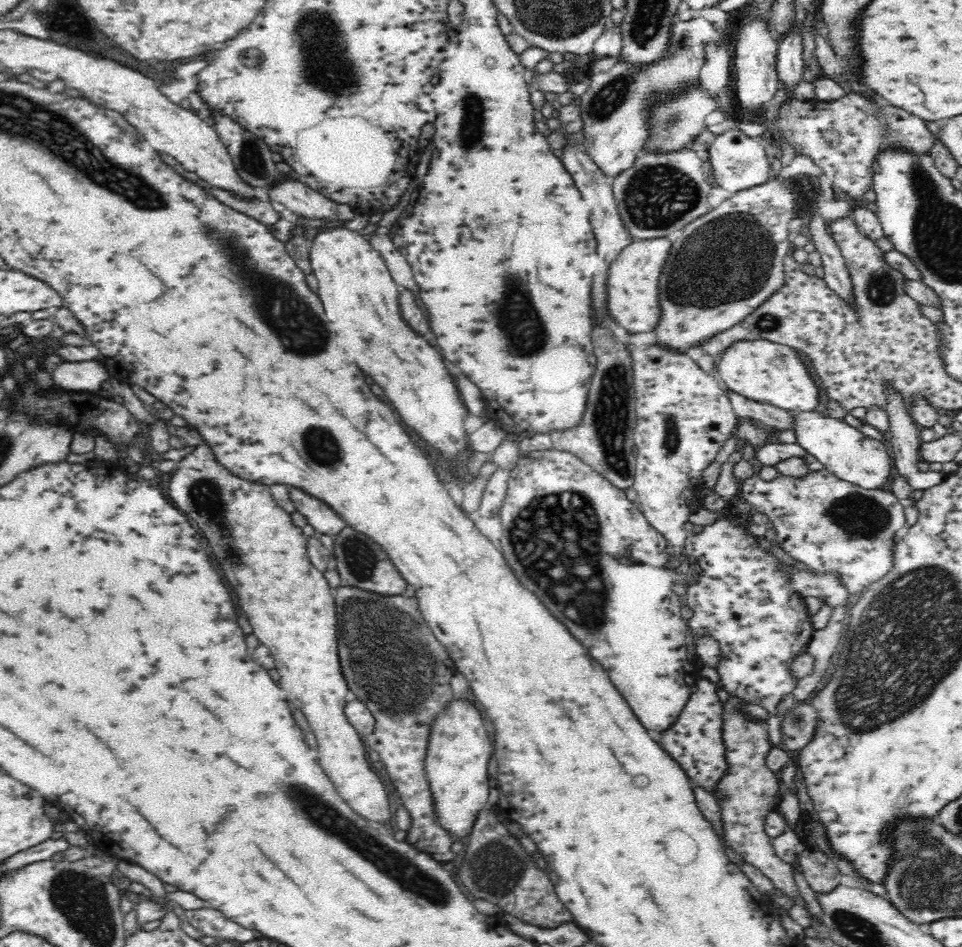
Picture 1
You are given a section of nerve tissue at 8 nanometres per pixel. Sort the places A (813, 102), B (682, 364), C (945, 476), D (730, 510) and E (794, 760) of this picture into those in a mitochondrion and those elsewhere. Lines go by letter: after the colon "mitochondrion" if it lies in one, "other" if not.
A: other
B: other
C: other
D: other
E: other

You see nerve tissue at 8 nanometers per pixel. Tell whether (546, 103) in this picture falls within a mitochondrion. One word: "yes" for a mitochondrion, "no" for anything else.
no

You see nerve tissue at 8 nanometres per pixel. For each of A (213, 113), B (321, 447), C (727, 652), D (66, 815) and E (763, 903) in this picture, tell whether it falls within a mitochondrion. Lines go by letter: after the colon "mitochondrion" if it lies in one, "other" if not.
A: other
B: mitochondrion
C: other
D: other
E: other

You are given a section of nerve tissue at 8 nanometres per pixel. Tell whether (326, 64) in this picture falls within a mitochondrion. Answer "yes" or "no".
yes

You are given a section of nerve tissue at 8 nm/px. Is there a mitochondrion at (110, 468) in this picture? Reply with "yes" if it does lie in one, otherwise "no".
no

